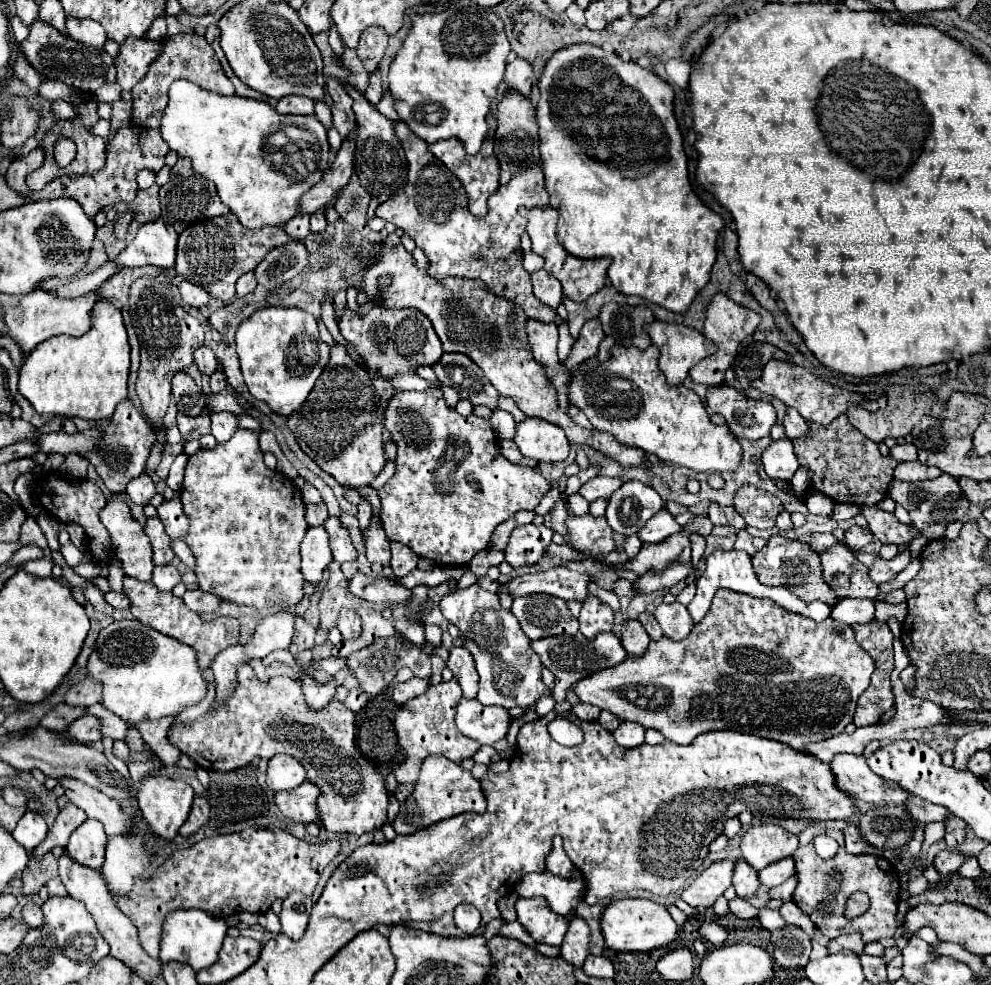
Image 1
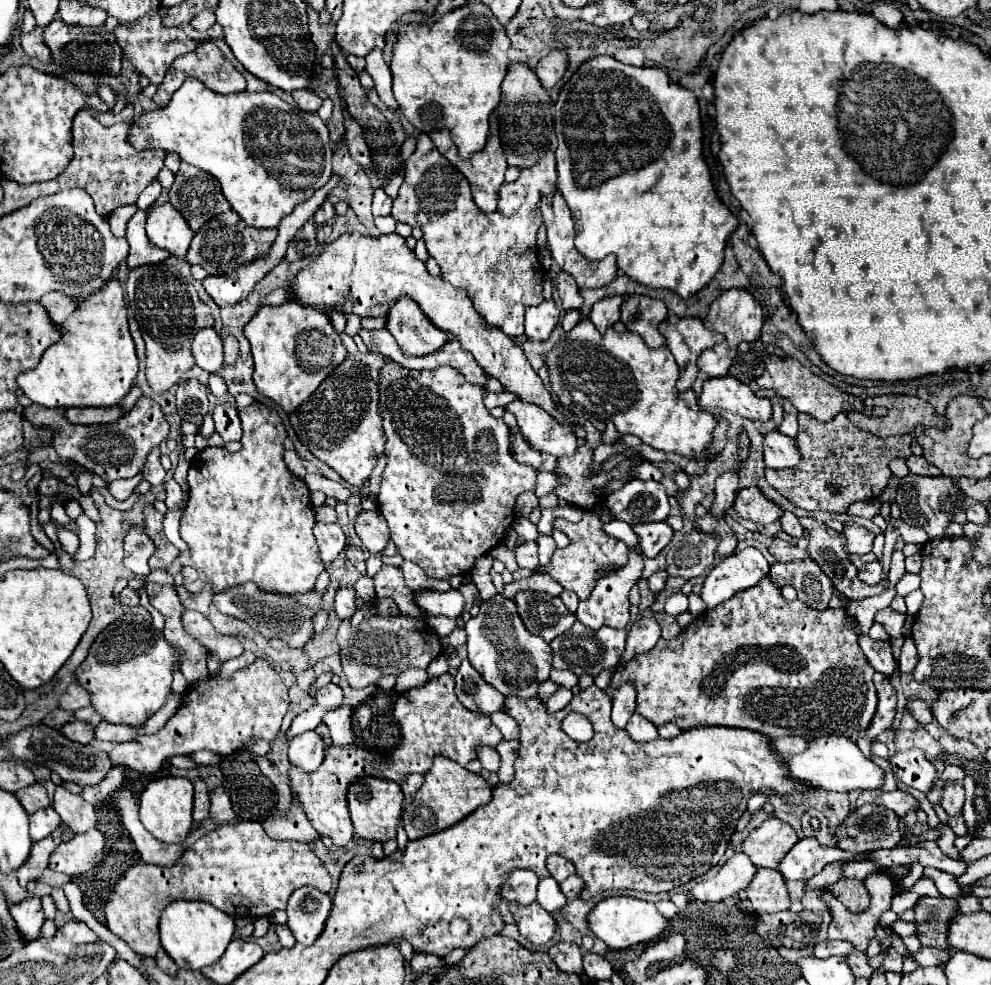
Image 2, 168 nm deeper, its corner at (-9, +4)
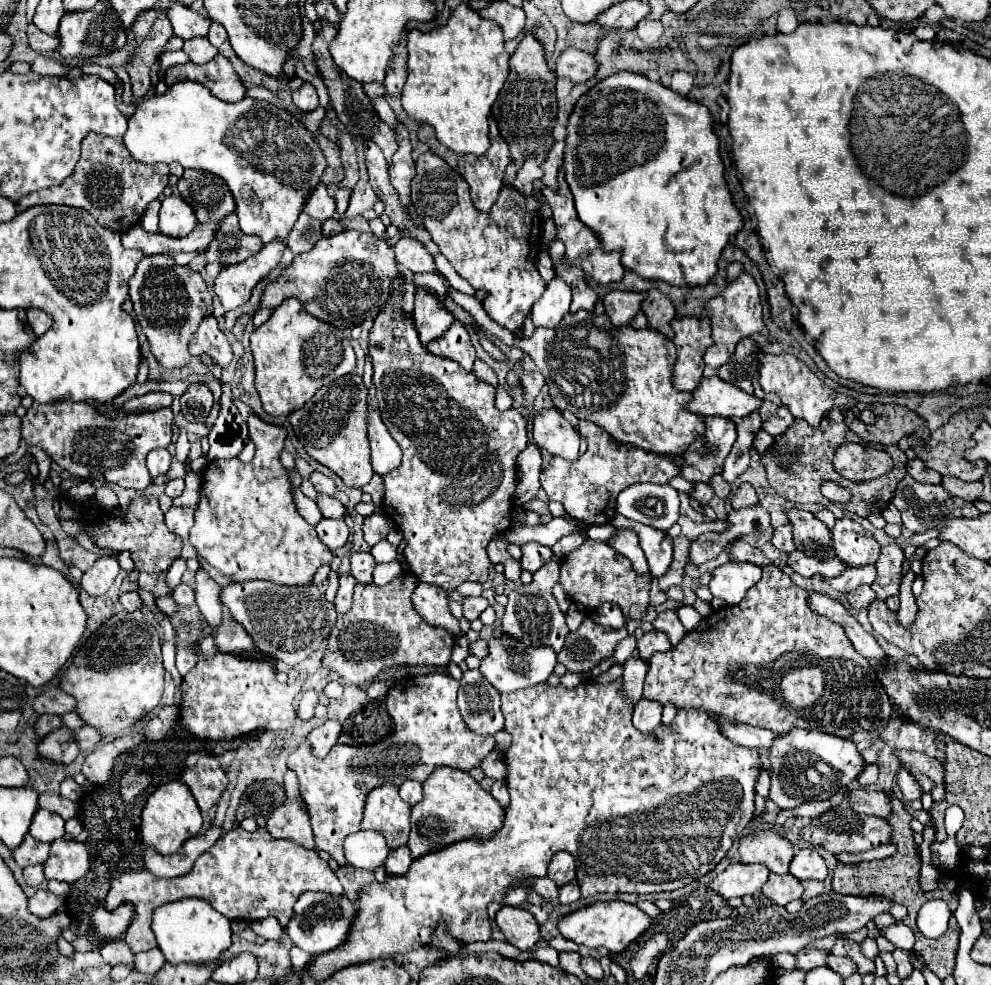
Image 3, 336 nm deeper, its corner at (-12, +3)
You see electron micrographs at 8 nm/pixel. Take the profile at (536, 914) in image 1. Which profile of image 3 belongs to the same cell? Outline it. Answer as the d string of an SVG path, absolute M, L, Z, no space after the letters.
M503 906L495 916L495 924L501 930L505 942L513 944L521 952L531 950L539 942L539 926L533 914L521 908Z

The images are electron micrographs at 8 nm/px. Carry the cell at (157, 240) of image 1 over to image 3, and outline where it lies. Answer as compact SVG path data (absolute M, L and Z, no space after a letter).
M175 194L169 198L163 198L159 220L161 220L159 222L161 232L173 238L187 236L197 224L197 218L191 206L181 196L175 196Z

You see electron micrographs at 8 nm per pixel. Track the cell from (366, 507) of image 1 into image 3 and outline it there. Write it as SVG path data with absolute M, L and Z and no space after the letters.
M373 404L367 406L367 430L369 430L369 442L371 442L371 462L373 470L383 476L387 470L393 470L401 462L401 448L387 432L377 408Z

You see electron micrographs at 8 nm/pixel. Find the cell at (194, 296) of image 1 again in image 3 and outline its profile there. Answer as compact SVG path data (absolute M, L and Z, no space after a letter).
M269 242L259 254L247 258L247 262L221 270L213 290L223 308L233 310L243 306L249 300L253 286L277 266L285 248L285 242Z

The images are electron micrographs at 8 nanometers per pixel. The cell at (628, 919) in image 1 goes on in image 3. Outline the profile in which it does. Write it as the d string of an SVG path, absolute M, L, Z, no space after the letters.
M613 900L613 902L595 902L591 906L575 910L559 918L557 928L565 940L587 946L591 950L603 946L609 952L623 952L623 948L629 946L635 938L639 938L649 928L649 924L651 924L651 918L643 910L639 910L633 904Z

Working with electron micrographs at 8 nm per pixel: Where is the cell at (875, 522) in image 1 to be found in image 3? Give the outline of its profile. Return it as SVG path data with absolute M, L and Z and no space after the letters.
M897 544L881 548L881 556L875 562L877 580L871 584L879 600L899 594L899 582L903 574L903 550Z

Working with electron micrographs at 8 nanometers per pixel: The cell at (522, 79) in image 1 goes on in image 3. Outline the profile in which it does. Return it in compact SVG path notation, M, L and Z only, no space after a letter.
M569 48L559 56L555 74L567 76L575 84L579 84L579 82L587 82L589 78L593 78L597 74L597 68L599 68L599 64L591 54L587 54L583 50Z

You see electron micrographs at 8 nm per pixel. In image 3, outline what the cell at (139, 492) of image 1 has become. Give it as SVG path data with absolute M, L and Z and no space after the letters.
M157 448L157 450L151 450L149 456L147 456L147 468L151 472L151 476L161 476L161 474L167 474L171 466L171 454L167 448Z

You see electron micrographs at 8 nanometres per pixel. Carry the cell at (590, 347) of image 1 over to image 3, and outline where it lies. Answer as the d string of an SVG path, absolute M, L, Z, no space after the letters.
M611 290L603 296L605 314L611 318L615 326L623 326L635 318L635 314L641 310L641 302L647 298L645 292L623 292L623 290Z

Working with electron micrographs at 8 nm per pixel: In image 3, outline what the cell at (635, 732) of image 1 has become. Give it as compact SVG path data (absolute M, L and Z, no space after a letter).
M641 698L633 710L633 726L641 732L653 732L661 724L661 702Z

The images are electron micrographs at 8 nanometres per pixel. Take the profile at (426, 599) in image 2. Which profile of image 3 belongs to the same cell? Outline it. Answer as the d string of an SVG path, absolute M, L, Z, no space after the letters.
M465 598L465 604L463 604L463 608L465 608L465 618L471 622L471 620L477 620L479 618L479 614L485 610L489 606L489 602L485 600L485 598Z

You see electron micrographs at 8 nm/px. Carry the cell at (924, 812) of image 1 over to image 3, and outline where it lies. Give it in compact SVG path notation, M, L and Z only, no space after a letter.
M865 788L851 790L849 804L855 812L867 814L867 816L887 818L891 814L891 802L885 792L875 792L875 790L865 790Z

